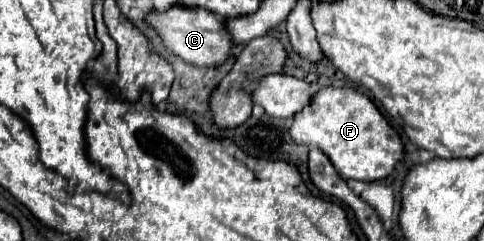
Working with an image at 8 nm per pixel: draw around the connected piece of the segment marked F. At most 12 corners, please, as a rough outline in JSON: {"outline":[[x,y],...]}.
{"outline":[[323,87],[295,143],[345,181],[383,179],[403,143],[367,95]]}

